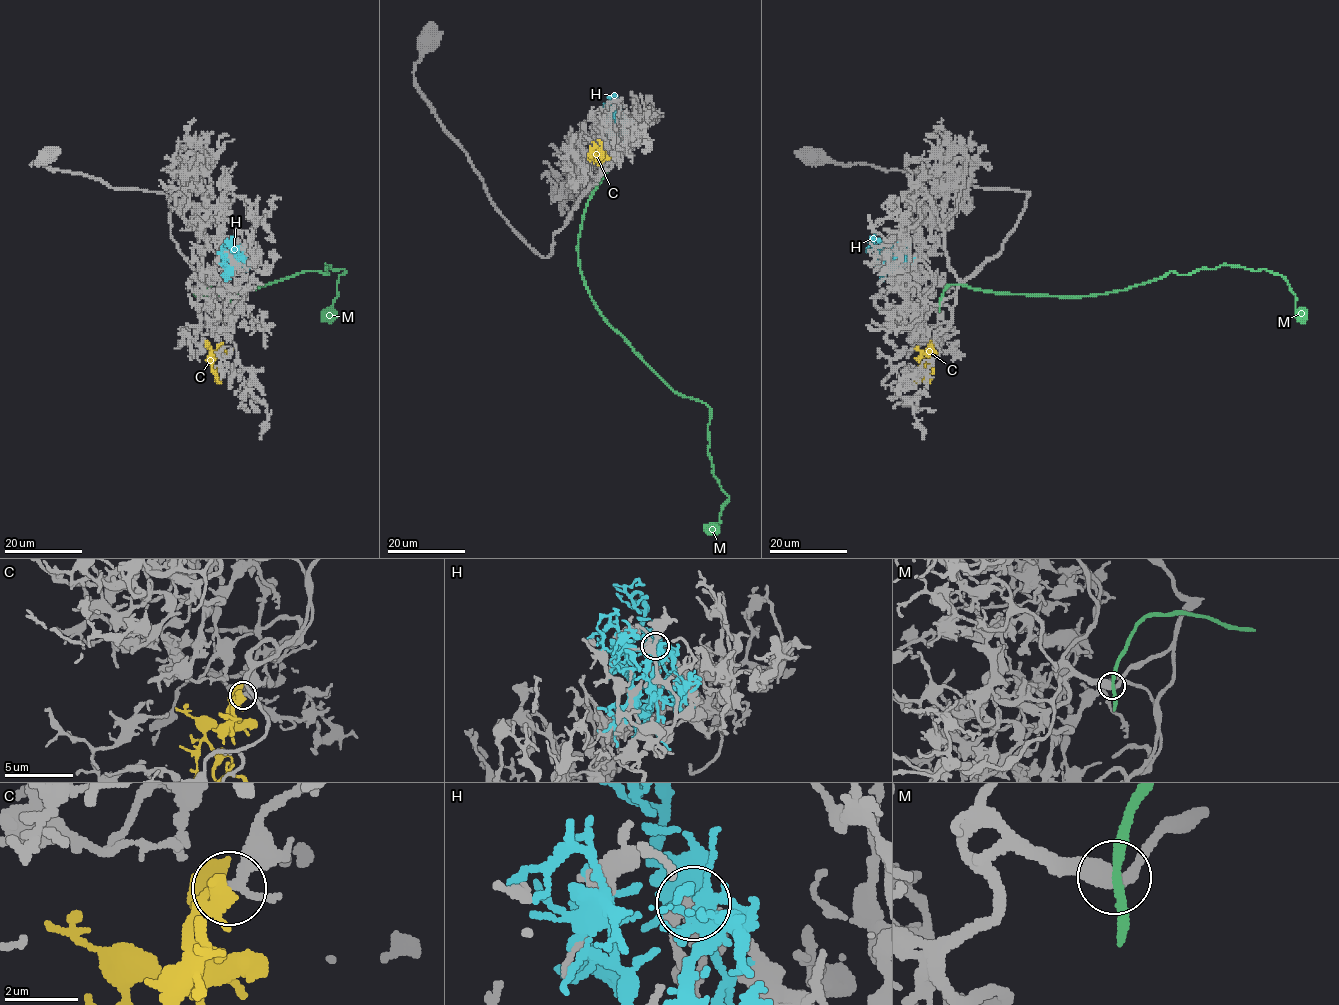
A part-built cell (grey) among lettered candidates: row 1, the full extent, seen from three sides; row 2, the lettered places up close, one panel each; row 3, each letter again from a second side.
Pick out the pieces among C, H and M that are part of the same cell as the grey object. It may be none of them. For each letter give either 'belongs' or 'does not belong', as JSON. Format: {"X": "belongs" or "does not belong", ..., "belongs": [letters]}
{"C": "belongs", "H": "does not belong", "M": "does not belong", "belongs": ["C"]}

